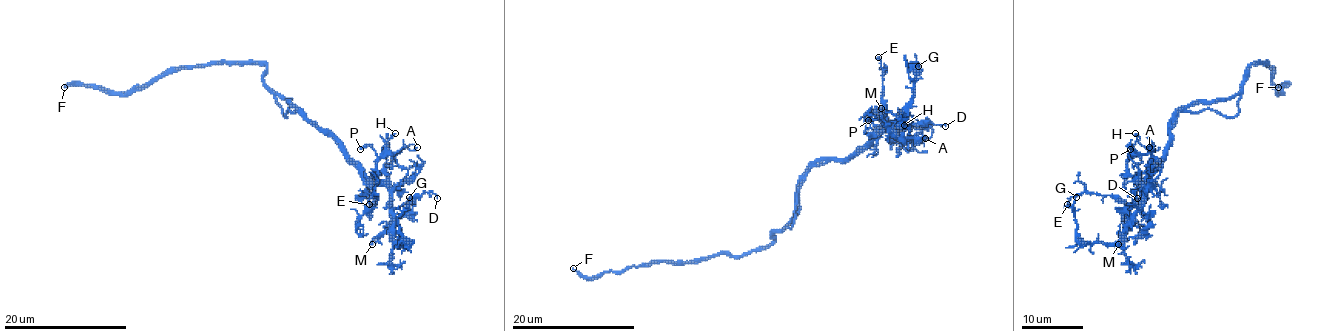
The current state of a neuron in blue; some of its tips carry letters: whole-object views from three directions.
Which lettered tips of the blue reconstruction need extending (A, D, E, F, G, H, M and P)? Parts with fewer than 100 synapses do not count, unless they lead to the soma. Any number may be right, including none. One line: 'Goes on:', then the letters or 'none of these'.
Goes on: F

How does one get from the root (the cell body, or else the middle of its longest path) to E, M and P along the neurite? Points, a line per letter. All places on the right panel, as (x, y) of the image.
E: (1197, 101), (1175, 116), (1167, 155), (1140, 189), (1135, 201), (1124, 203), (1110, 195), (1081, 192), (1067, 204)
M: (1197, 101), (1175, 116), (1170, 146), (1143, 183), (1143, 215), (1147, 226), (1118, 244)
P: (1197, 101), (1186, 106), (1175, 116), (1167, 152), (1141, 180), (1137, 180), (1127, 169), (1130, 149)

